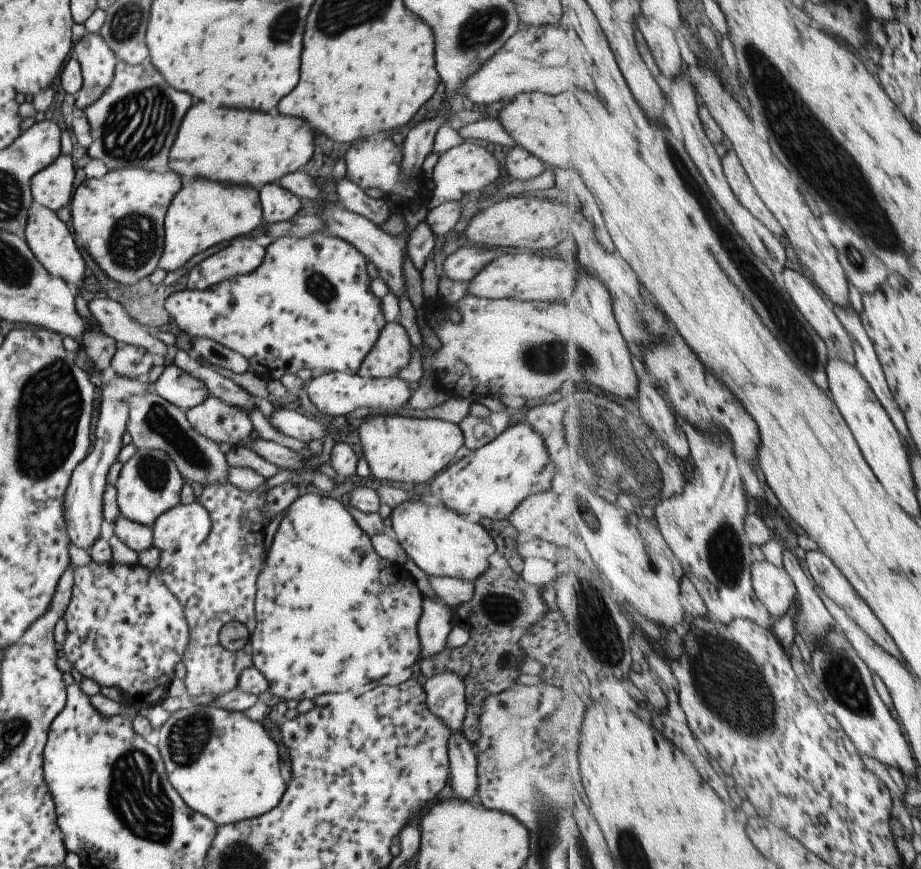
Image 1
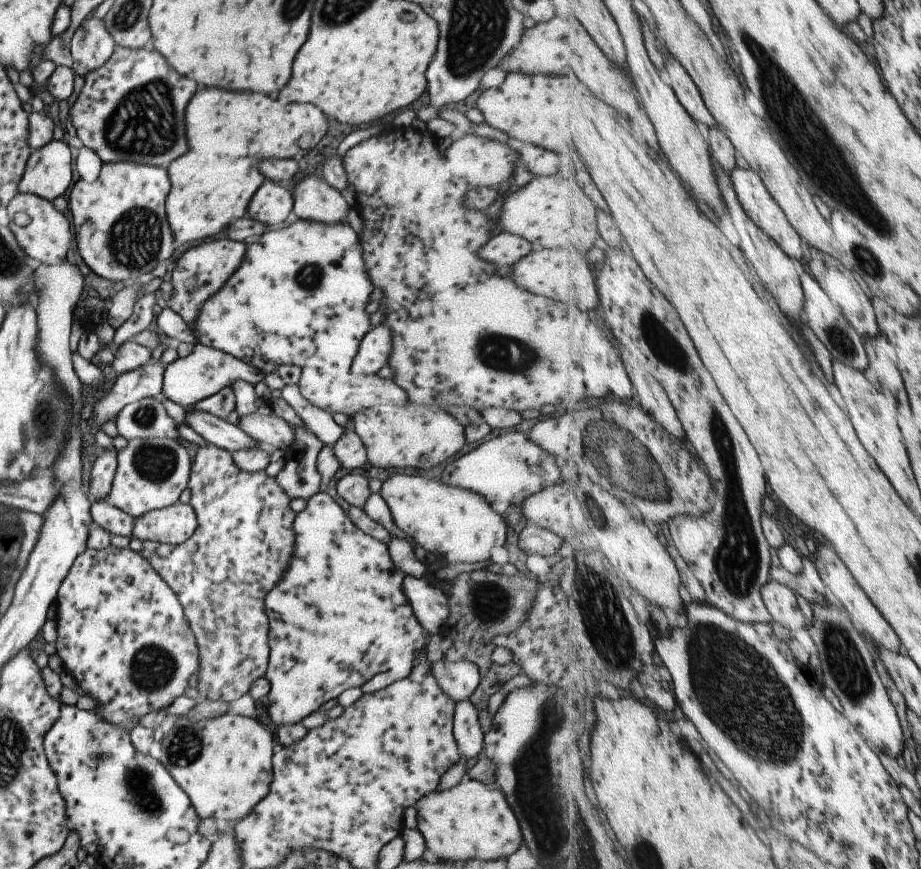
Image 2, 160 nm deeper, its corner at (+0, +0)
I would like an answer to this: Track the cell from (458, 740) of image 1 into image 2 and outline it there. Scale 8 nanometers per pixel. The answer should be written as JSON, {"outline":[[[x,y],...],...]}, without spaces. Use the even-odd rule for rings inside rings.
{"outline":[[[468,698],[454,703],[452,735],[458,751],[465,760],[482,750],[483,732],[478,725],[478,714]]]}

